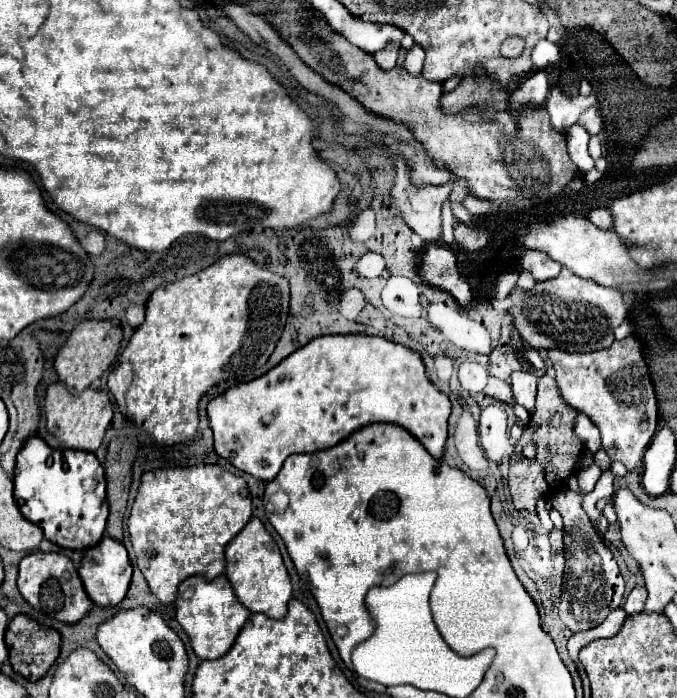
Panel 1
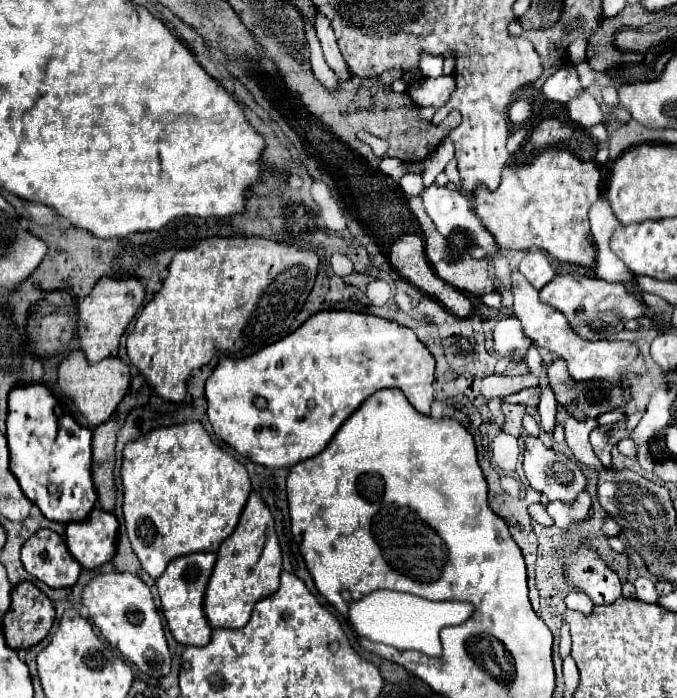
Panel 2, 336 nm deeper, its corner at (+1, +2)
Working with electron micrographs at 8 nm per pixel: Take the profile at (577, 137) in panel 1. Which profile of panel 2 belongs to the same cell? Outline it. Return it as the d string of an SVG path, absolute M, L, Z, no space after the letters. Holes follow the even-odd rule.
M569 64L561 70L557 70L545 84L543 84L543 94L549 100L571 100L577 92L581 92L581 82L577 78L575 66Z

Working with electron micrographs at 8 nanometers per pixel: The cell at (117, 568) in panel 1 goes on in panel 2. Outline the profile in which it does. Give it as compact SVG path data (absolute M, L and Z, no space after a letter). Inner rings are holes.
M93 508L87 520L69 522L65 530L65 542L75 560L91 570L105 564L115 554L119 522L111 512Z

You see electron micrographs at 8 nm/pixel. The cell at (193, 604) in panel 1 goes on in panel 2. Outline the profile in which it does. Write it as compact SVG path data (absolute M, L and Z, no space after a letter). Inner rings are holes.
M193 552L171 560L167 564L167 570L157 578L159 598L167 626L179 644L205 646L211 638L211 626L203 614L203 596L213 566L215 566L215 552Z

